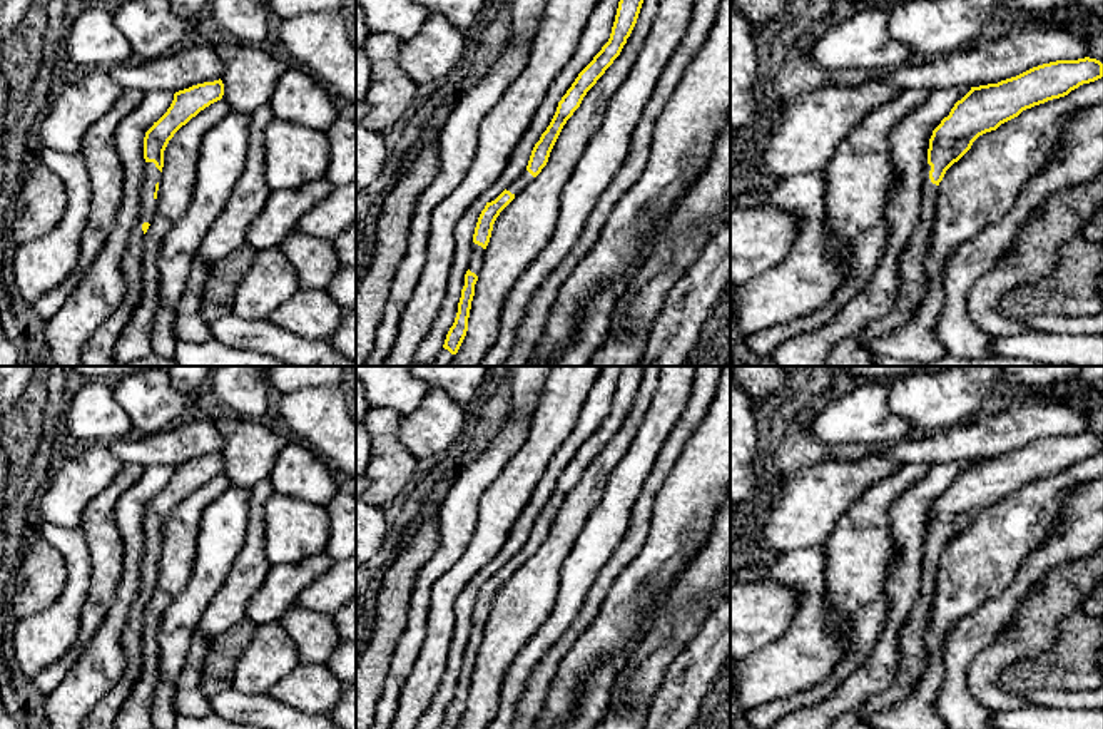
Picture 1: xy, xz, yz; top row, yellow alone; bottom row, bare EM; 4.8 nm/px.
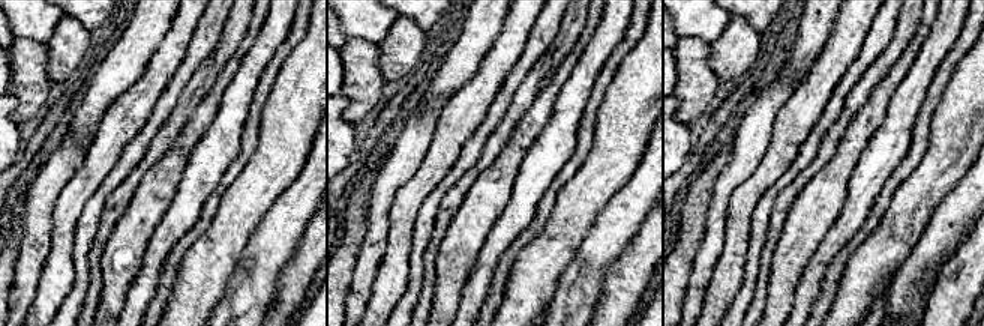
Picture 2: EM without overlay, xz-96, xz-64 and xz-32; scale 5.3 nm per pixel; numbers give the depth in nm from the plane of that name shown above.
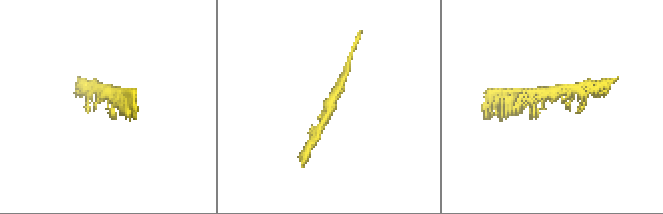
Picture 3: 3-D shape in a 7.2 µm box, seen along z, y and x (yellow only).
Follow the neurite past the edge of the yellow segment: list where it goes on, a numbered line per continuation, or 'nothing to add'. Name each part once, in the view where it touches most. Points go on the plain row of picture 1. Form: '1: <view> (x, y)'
1: yz (911, 637)

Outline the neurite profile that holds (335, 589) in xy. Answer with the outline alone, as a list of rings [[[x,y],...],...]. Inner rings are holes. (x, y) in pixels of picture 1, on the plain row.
[[[356,557],[334,562],[326,574],[297,595],[296,605],[333,615],[353,600],[356,600]]]

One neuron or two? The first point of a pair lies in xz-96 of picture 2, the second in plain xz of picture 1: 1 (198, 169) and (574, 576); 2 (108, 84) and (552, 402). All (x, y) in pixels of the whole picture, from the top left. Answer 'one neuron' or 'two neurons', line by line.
1: one neuron
2: two neurons

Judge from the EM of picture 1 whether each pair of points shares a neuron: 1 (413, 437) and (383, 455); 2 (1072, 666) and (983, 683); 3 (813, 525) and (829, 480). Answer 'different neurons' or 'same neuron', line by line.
1: different neurons
2: different neurons
3: same neuron

